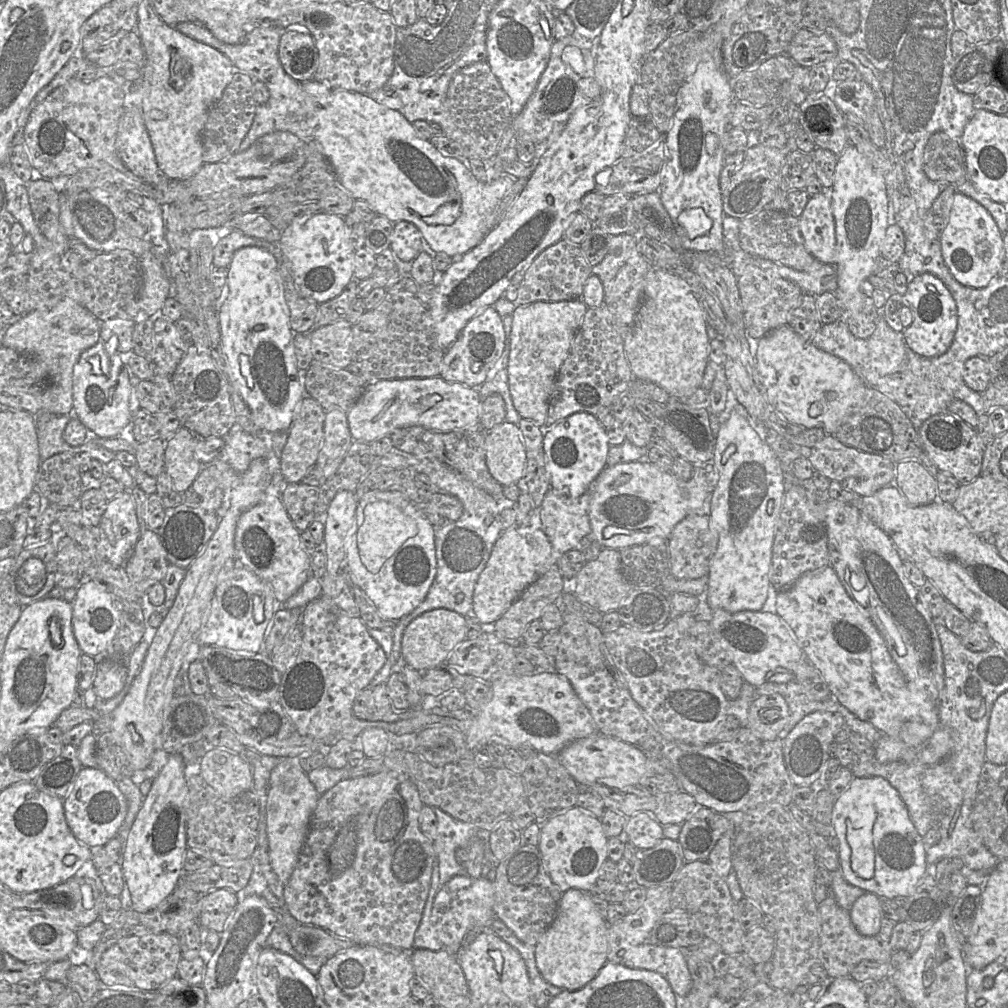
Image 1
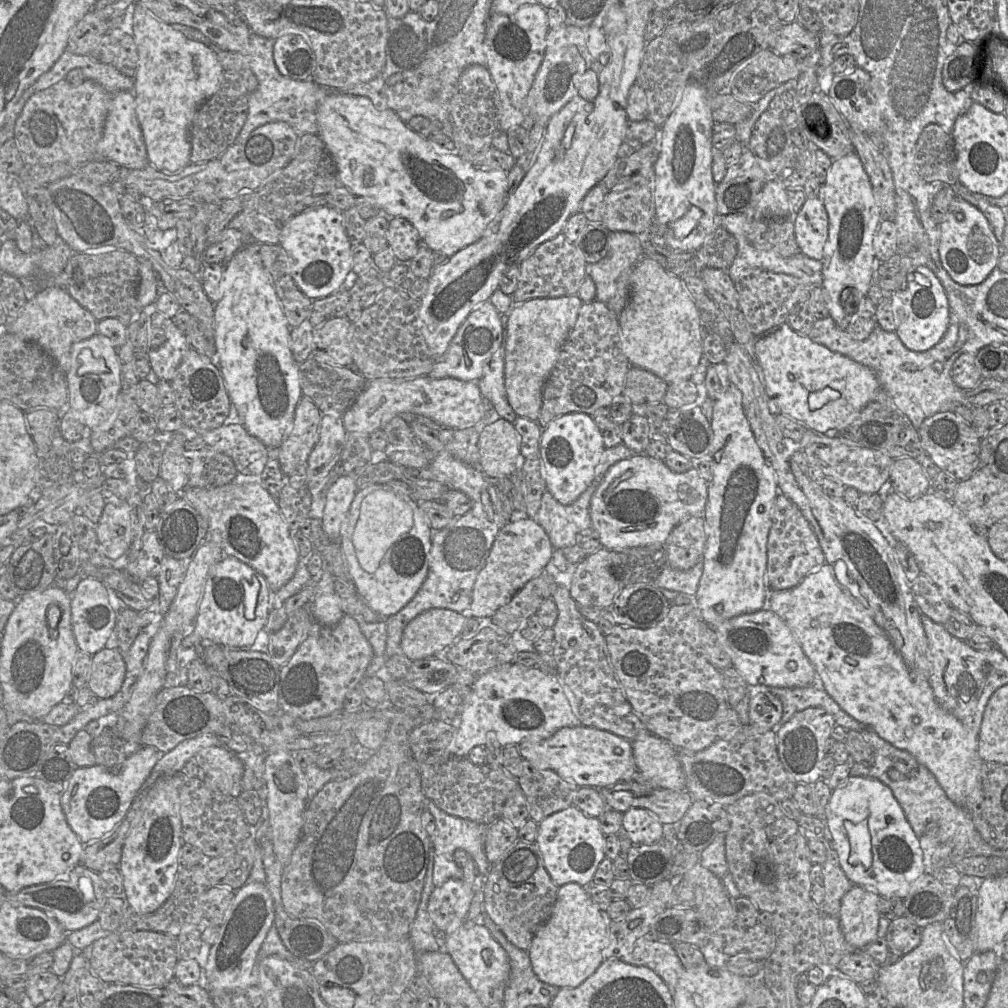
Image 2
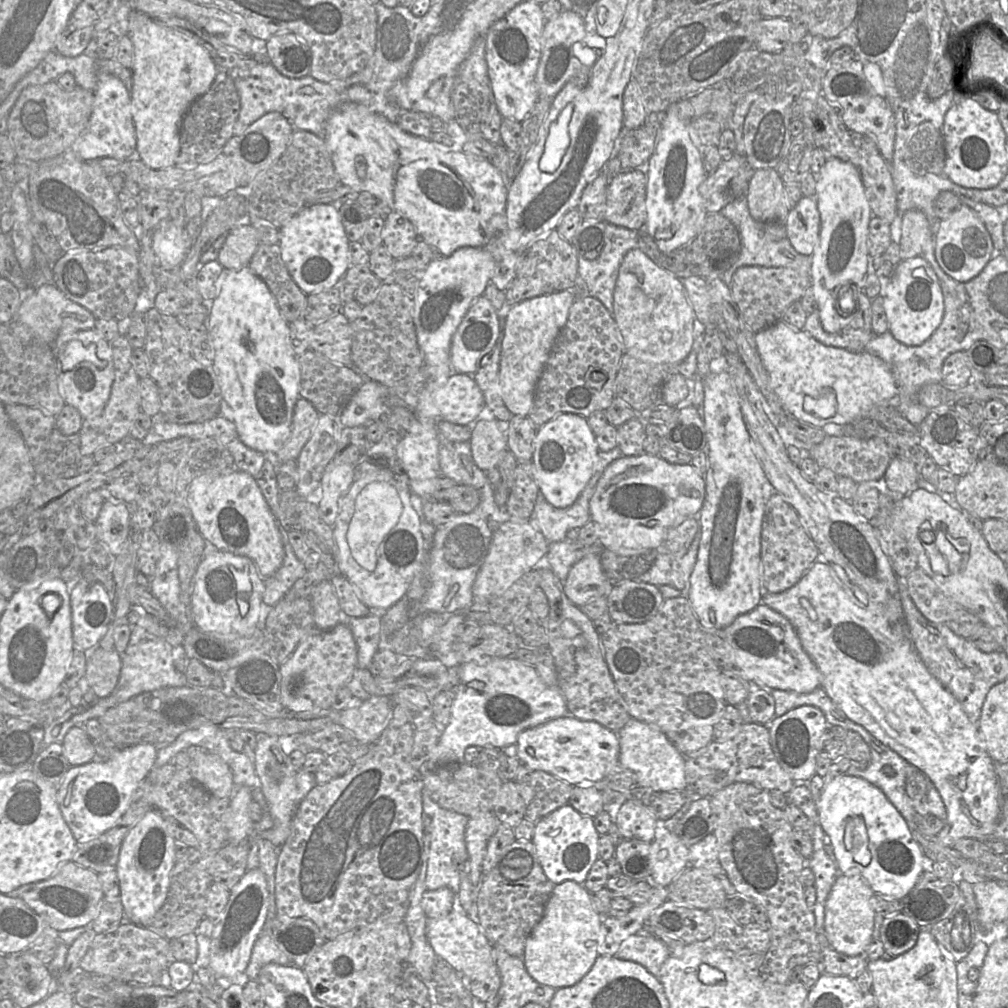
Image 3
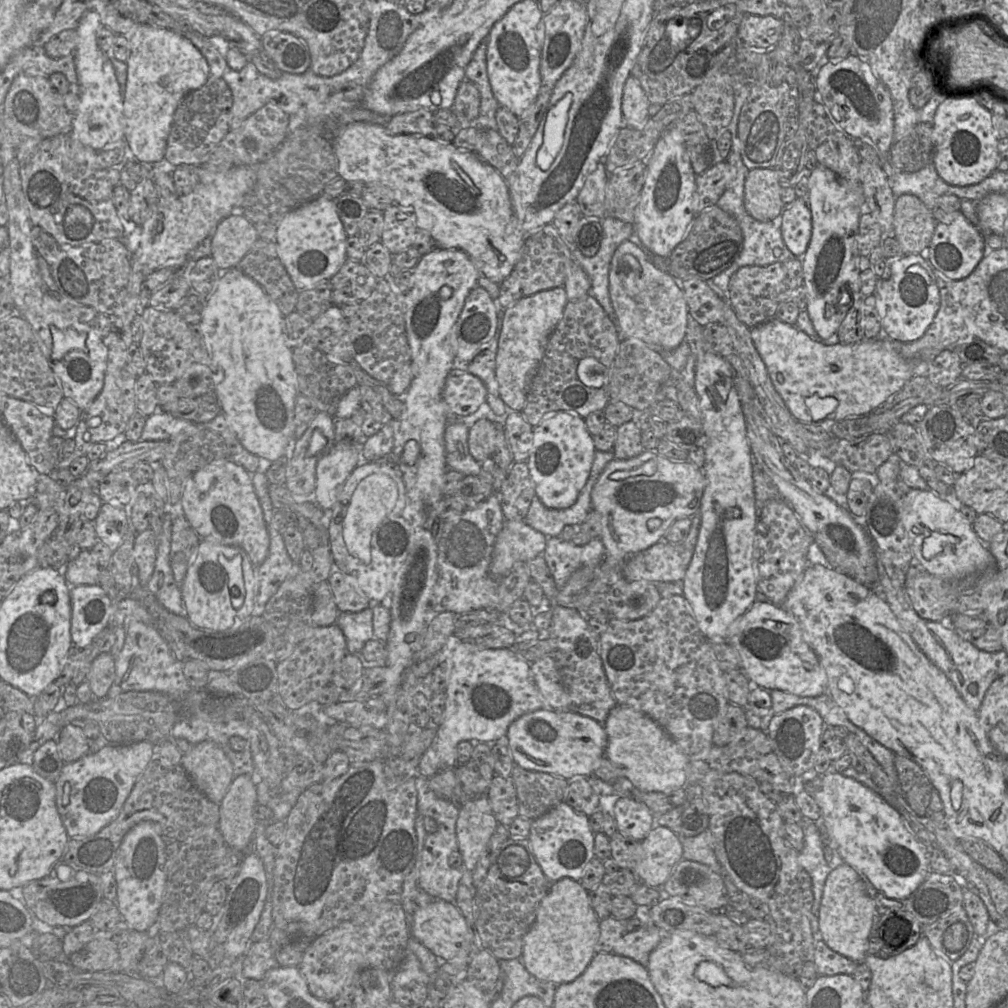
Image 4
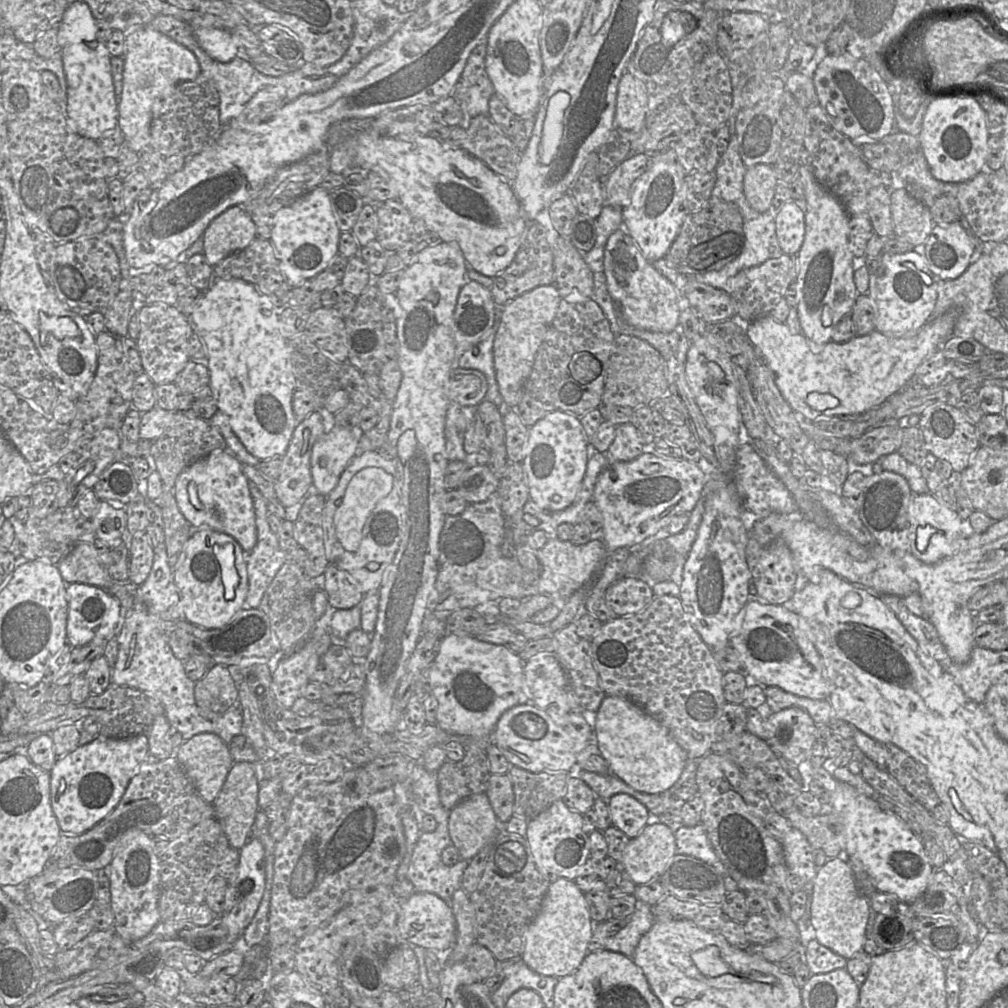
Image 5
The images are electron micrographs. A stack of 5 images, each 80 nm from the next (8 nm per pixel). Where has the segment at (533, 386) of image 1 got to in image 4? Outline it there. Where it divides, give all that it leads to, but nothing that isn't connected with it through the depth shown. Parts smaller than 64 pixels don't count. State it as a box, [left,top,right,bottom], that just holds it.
[496,287,568,412]

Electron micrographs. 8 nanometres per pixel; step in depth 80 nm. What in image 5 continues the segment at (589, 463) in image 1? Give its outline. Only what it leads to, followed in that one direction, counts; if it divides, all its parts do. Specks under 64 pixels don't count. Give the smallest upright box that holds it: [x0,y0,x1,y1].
[521,411,590,511]

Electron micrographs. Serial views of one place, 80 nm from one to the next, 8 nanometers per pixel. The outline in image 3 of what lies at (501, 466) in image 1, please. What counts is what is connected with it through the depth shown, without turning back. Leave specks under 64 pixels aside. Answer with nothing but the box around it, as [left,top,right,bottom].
[469,420,508,472]

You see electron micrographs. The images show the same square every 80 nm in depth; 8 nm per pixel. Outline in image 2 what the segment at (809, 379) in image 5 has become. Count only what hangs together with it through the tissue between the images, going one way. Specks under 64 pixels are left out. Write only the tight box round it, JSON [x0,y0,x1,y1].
[755,323,881,433]

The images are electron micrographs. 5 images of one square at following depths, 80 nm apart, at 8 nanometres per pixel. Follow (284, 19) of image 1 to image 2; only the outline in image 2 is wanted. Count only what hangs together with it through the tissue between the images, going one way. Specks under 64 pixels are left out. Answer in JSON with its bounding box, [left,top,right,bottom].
[237,33,329,139]

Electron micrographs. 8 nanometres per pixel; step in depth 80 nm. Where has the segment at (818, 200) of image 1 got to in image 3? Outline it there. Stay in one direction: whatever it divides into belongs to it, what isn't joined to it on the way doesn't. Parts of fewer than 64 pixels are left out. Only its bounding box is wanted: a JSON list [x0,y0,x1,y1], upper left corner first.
[784,196,820,256]

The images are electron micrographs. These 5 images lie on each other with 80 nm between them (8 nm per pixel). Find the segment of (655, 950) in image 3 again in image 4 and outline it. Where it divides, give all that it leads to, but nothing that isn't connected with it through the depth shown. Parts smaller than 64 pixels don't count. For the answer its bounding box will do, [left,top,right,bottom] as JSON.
[613,925,665,968]

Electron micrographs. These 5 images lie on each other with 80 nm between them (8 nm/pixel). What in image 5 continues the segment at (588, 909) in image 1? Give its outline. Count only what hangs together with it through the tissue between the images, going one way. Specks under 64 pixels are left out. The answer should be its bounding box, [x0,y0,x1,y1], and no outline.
[521,880,594,978]

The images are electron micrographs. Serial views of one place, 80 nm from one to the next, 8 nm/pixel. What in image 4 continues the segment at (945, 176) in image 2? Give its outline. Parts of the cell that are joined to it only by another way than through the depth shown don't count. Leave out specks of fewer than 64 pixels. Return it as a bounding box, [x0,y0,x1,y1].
[889,123,934,172]

